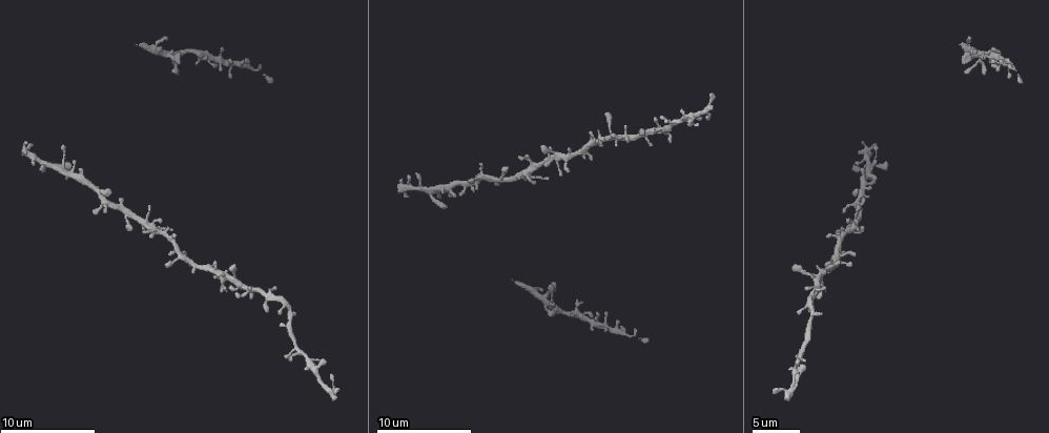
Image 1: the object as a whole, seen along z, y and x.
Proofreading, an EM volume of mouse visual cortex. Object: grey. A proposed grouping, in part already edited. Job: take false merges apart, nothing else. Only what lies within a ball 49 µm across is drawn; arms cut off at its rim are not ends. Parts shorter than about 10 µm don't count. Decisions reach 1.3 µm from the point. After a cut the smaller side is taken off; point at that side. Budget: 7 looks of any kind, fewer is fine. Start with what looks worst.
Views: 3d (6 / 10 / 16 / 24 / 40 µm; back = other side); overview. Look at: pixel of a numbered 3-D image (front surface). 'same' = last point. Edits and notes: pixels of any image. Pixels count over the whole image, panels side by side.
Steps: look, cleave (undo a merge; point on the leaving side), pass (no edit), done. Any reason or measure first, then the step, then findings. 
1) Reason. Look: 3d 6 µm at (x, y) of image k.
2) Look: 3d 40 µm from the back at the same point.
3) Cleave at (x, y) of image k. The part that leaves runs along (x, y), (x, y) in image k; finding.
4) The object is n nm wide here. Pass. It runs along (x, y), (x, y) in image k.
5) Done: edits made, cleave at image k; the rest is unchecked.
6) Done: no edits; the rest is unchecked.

Look: 3d 6 µm at (435, 191) of image 1.

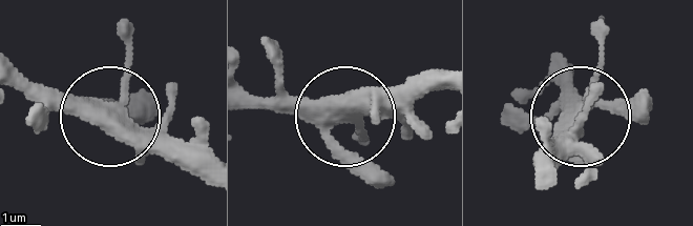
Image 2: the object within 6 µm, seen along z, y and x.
The object is 390 nm wide here. Pass. All the same neuron.

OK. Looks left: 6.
Three-way junction. Look: 3d 10 µm at (234, 281) of image 1.

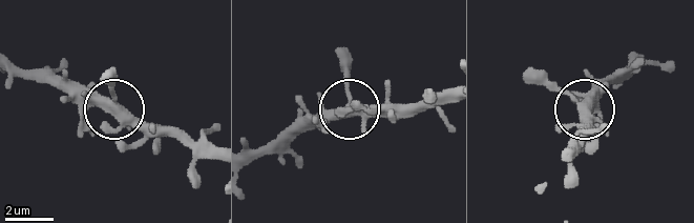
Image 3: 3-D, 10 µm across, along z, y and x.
The object is 340 nm wide here. Pass. It runs along (14, 63), (98, 94), (156, 147) in image 3; one neuron here.

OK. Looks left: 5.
Three arms meet. Look: 3d 6 µm at (809, 301) of image 1.

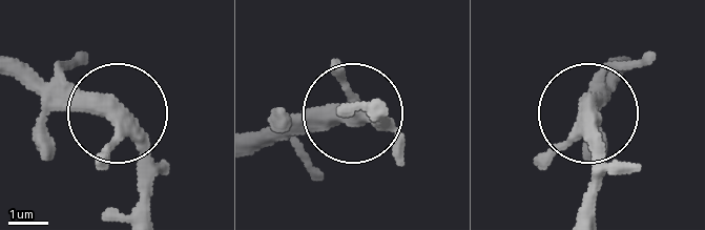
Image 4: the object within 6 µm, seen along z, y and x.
Other side. Look: 3d 6 µm from the back at (116, 121) of image 4.

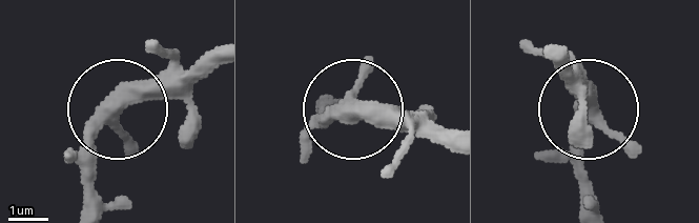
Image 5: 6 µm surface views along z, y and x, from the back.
The object is 370 nm wide here. Pass. One neuron here.

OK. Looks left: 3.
Done: no edits; the rest is unchecked.

